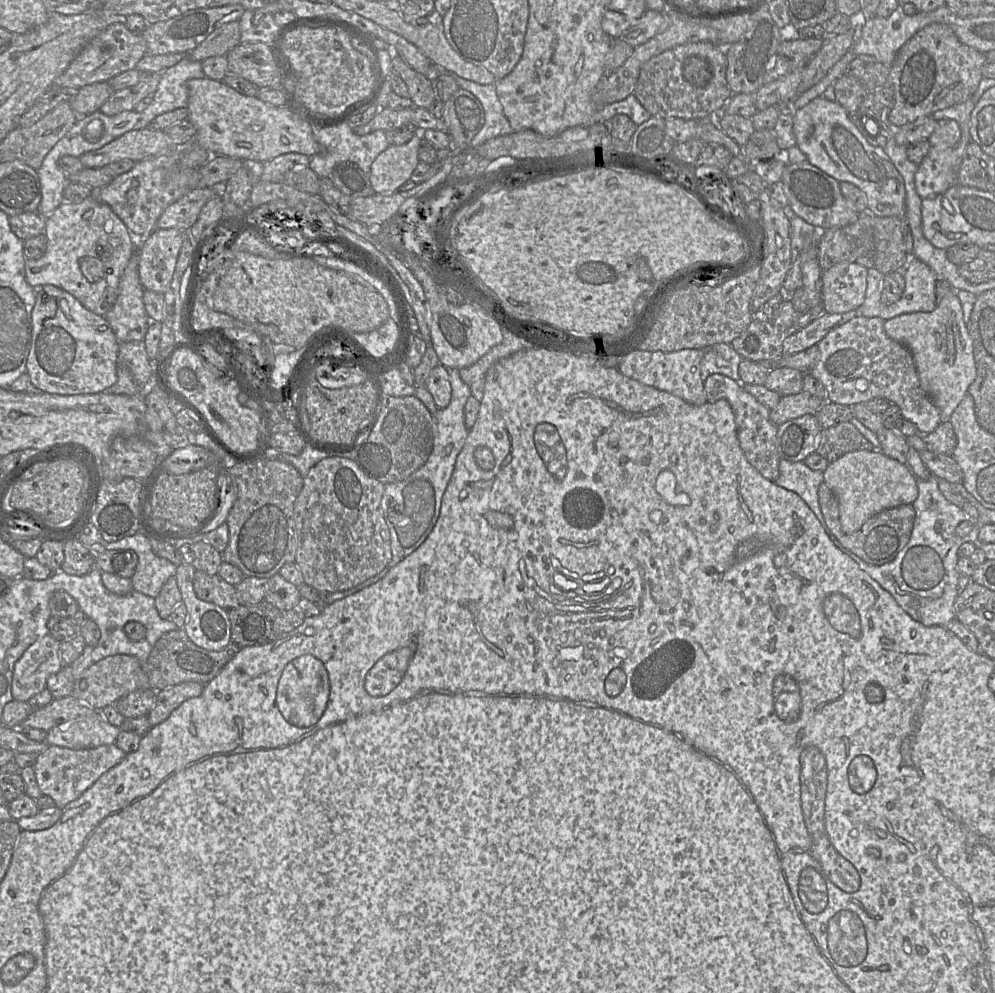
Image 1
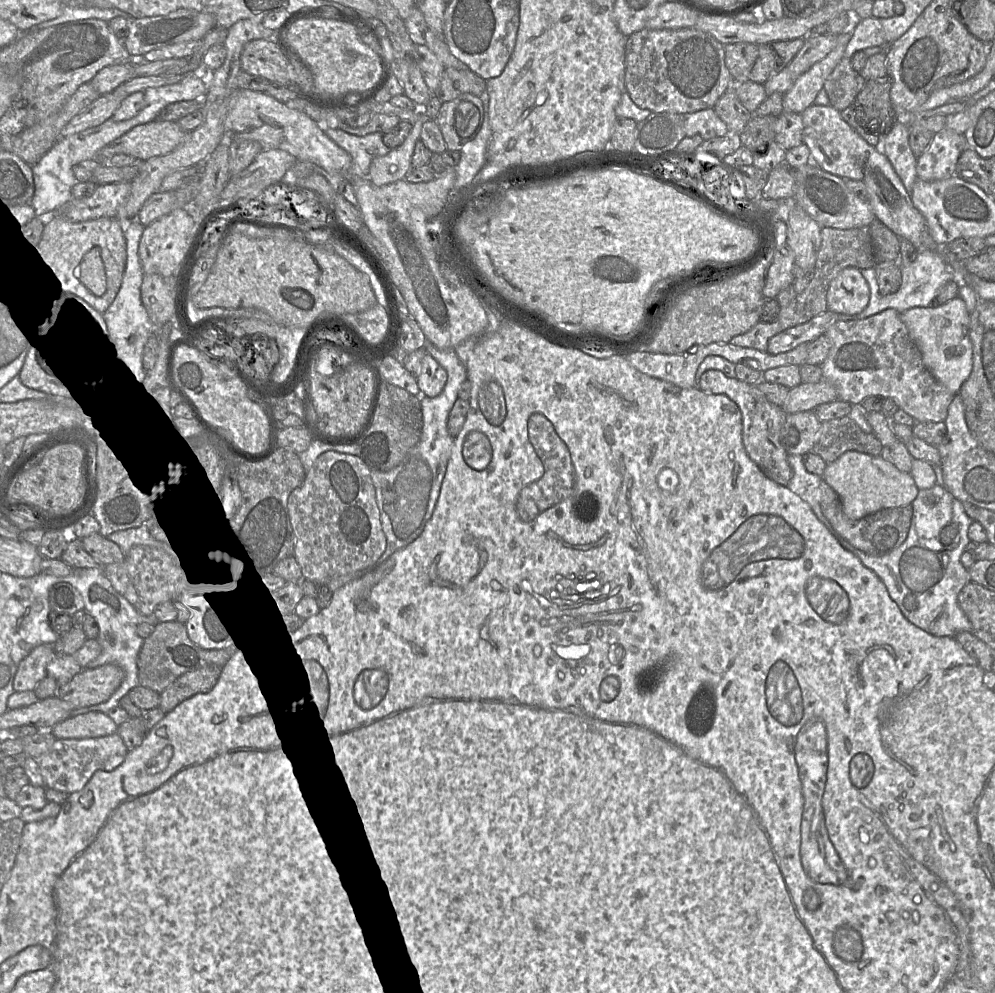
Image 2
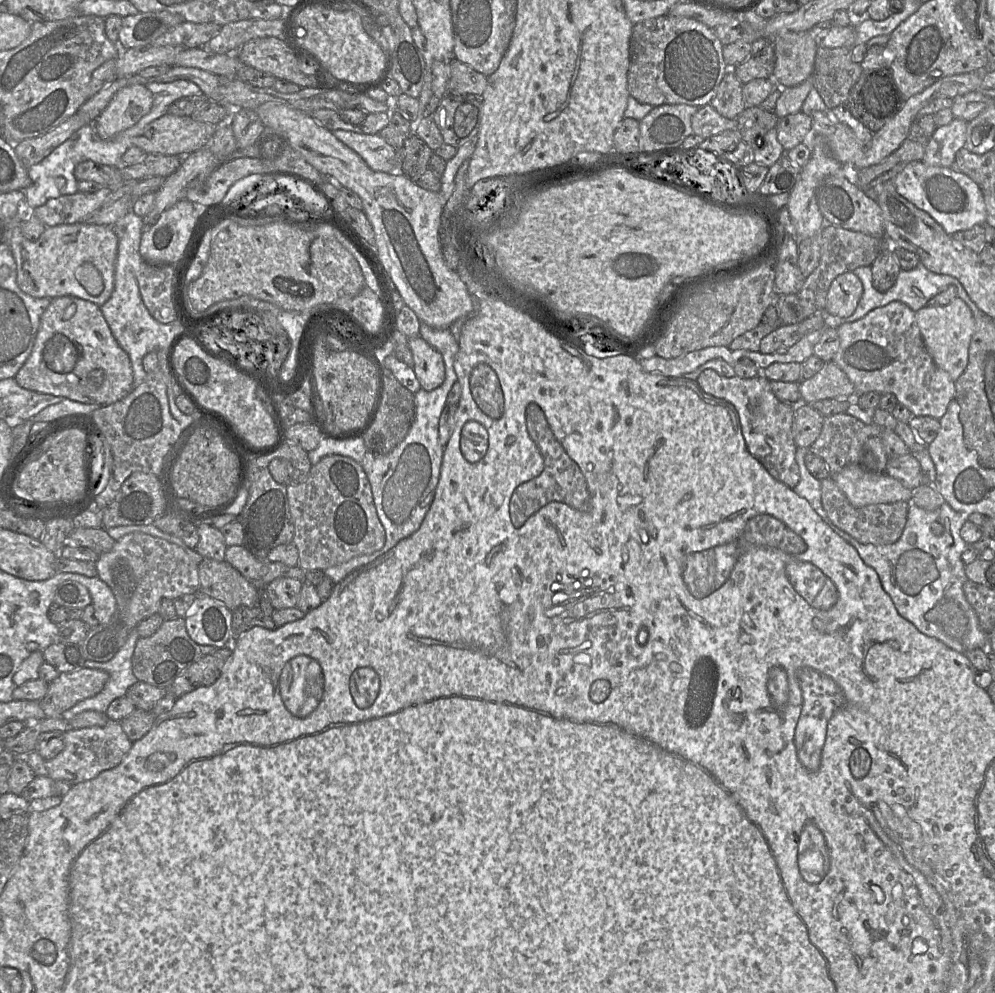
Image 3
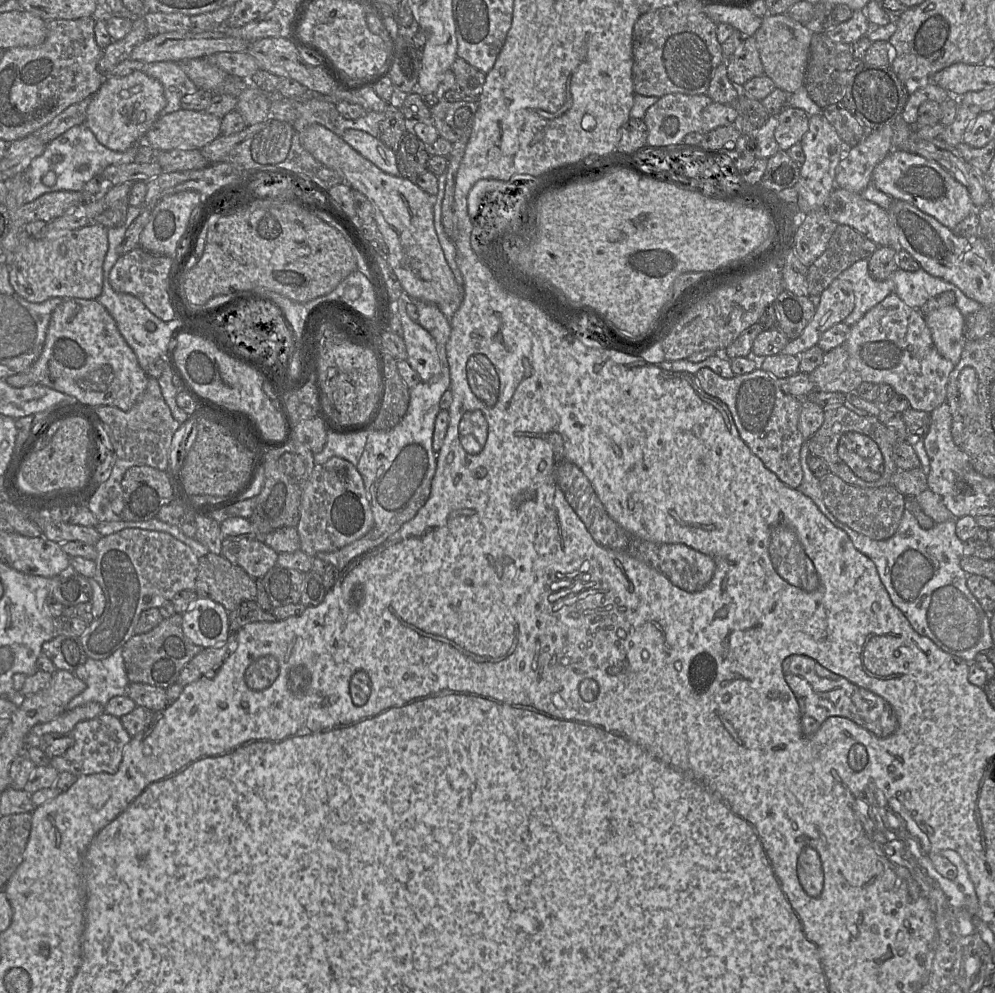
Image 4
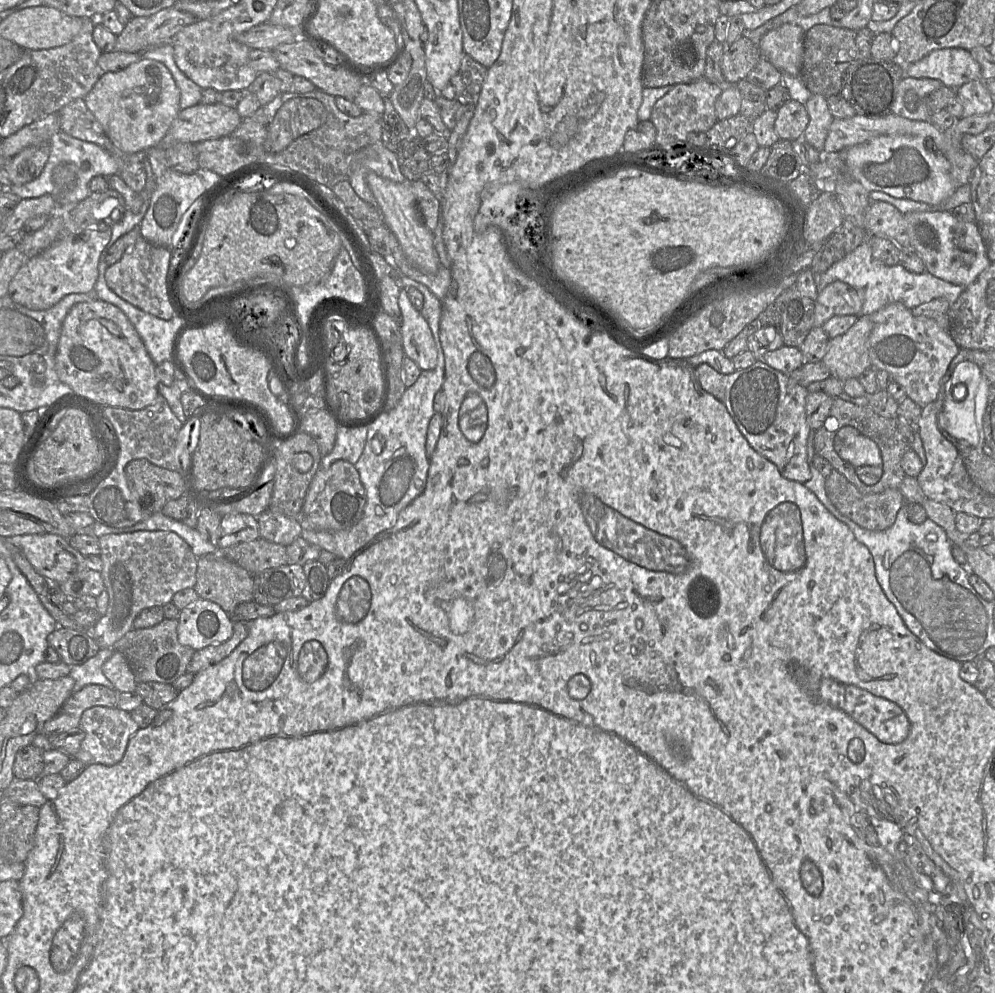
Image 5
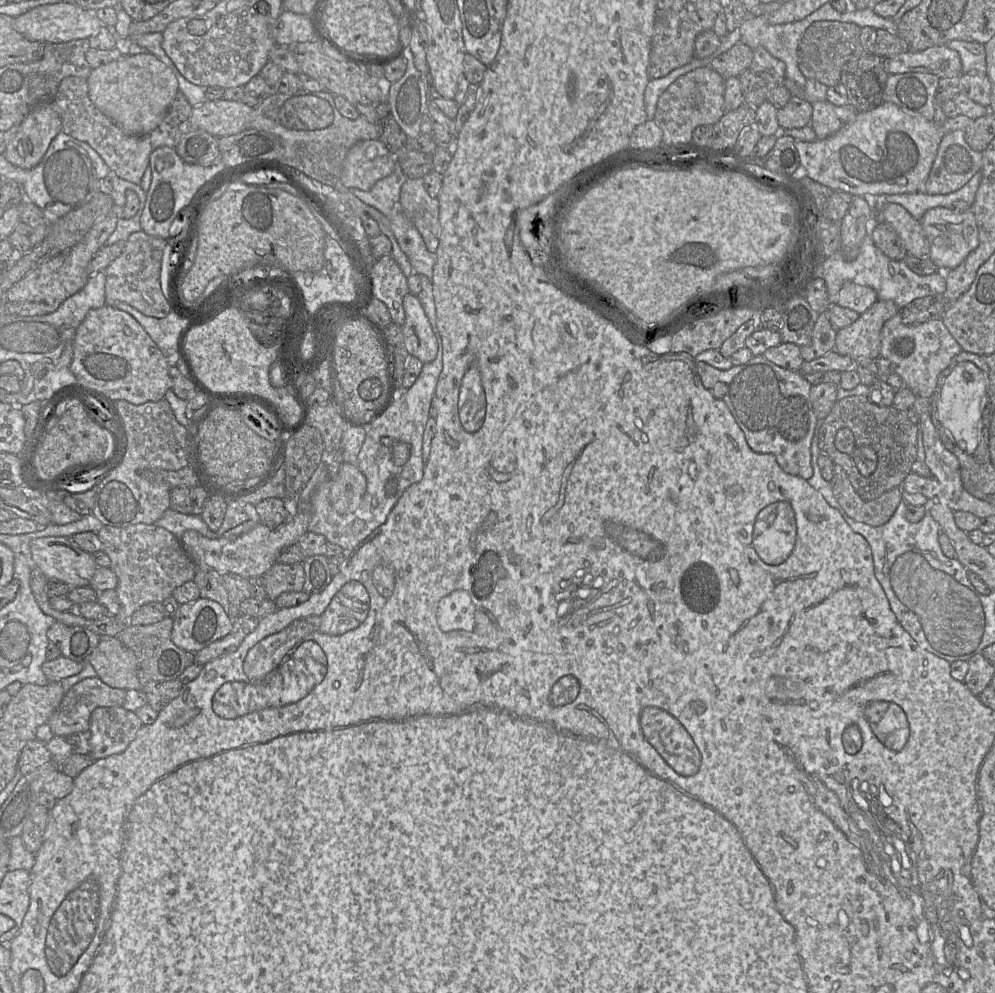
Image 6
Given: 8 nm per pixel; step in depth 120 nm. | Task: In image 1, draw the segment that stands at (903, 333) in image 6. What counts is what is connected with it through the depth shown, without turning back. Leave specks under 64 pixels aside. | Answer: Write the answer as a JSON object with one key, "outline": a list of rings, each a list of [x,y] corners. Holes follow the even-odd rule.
{"outline":[[[856,317],[832,329],[818,344],[819,359],[809,371],[827,391],[829,402],[851,406],[866,404],[875,398],[885,398],[897,405],[902,417],[914,423],[920,434],[929,434],[942,423],[940,412],[920,384],[911,352],[899,342],[891,339],[884,329],[885,320],[878,317]]]}

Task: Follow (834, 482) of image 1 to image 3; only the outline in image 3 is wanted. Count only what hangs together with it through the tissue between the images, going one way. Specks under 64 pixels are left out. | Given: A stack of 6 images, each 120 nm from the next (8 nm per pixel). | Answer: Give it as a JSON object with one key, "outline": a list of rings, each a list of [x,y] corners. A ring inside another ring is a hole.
{"outline":[[[856,464],[847,465],[830,476],[855,507],[900,501],[911,503],[915,490],[887,473],[867,472]]]}

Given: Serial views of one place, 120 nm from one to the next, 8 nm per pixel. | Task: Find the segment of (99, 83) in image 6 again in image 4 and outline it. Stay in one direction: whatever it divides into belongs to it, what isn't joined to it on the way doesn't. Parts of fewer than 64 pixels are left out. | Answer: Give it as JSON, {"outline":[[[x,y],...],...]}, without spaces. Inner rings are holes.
{"outline":[[[143,71],[123,77],[106,76],[92,96],[84,124],[102,145],[116,152],[124,152],[144,142],[145,134],[159,118],[165,105],[163,85]]]}

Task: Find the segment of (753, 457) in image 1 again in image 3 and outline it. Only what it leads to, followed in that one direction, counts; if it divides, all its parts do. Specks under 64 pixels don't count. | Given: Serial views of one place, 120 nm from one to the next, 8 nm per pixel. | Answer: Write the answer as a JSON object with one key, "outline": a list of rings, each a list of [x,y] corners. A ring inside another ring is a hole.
{"outline":[[[706,369],[698,376],[696,383],[703,392],[734,406],[748,451],[773,478],[793,489],[800,480],[795,457],[797,446],[791,431],[796,405],[780,401],[771,390],[770,380],[762,375],[762,371],[753,378],[740,378],[736,375],[725,377],[712,369]]]}

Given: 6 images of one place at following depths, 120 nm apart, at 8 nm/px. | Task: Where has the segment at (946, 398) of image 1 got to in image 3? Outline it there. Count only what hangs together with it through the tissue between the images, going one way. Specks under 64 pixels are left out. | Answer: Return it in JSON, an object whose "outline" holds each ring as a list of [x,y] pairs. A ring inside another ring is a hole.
{"outline":[[[959,297],[943,306],[925,306],[915,312],[924,344],[935,364],[956,381],[968,364],[969,346],[975,330],[975,319],[968,305]]]}

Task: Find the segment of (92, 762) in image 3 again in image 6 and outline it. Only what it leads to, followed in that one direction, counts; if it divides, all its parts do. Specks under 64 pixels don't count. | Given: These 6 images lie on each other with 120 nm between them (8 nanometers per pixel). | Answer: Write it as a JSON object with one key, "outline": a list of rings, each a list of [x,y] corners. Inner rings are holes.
{"outline":[[[100,707],[90,717],[91,752],[95,760],[127,749],[143,726],[136,713],[119,707]]]}

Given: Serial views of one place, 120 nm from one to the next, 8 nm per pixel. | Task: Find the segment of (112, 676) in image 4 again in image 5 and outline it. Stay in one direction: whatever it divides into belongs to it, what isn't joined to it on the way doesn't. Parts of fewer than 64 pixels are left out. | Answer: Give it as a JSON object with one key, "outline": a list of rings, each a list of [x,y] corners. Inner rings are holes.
{"outline":[[[113,646],[110,648],[101,648],[96,655],[84,663],[70,666],[69,675],[75,681],[72,692],[76,693],[89,684],[99,684],[113,688],[112,683],[104,675],[102,666],[114,652]]]}

